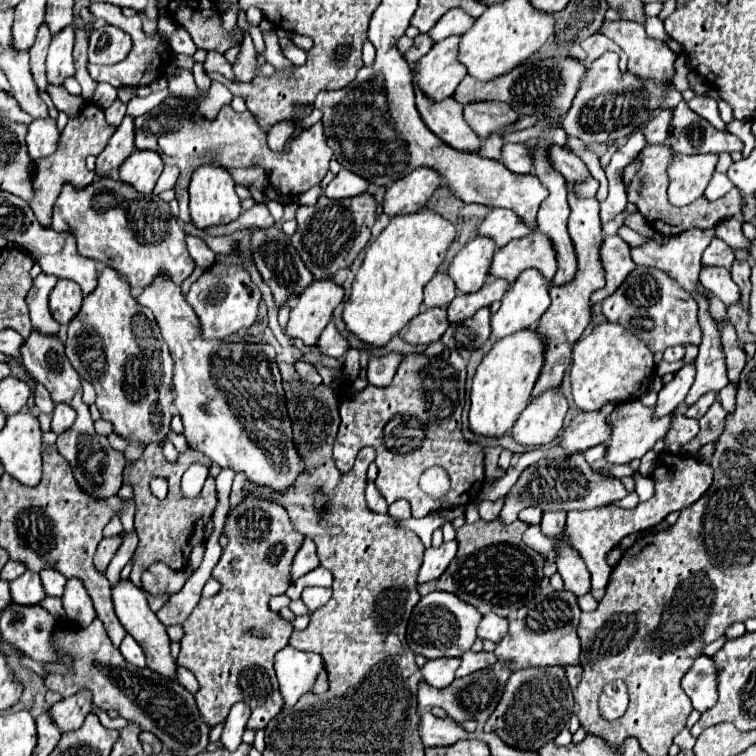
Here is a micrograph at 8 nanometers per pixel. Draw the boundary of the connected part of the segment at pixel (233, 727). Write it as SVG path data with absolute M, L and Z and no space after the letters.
M237 703L231 707L221 733L221 743L227 751L235 751L241 745L241 735L245 731L247 719L249 719L249 707L245 707L245 703Z

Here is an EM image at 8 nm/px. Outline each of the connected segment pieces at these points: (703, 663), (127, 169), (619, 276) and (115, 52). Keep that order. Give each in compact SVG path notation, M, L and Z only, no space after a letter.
M705 655L697 657L681 681L681 689L691 699L693 709L703 713L717 701L715 679L717 679L717 671L713 667L711 657Z
M133 151L119 167L119 181L131 185L139 193L151 193L161 175L163 161L153 151Z
M617 235L603 237L603 241L601 241L601 265L605 269L605 281L607 283L603 289L599 289L591 295L591 305L609 297L625 281L629 271L633 271L635 263L631 261L629 245L623 243Z
M113 25L91 31L89 37L89 63L115 65L123 61L131 51L131 39L125 31Z

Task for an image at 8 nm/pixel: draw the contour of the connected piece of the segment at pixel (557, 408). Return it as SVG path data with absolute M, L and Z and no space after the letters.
M561 389L547 391L539 399L533 399L517 423L511 429L515 443L523 447L541 447L549 445L561 431L563 419L567 413L567 401Z

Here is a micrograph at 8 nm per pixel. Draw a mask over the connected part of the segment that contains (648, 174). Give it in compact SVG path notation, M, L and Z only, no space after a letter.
M647 145L645 151L641 151L641 155L623 171L623 181L625 181L625 191L627 191L627 201L637 205L637 209L641 211L641 215L651 223L651 227L665 235L665 237L673 237L679 235L681 231L687 229L709 229L715 227L721 219L727 217L741 217L741 194L737 188L733 188L726 196L719 198L717 201L707 201L703 197L699 197L695 203L687 205L687 207L673 207L671 203L667 203L667 165L671 159L671 149L667 145L661 147L653 147Z

